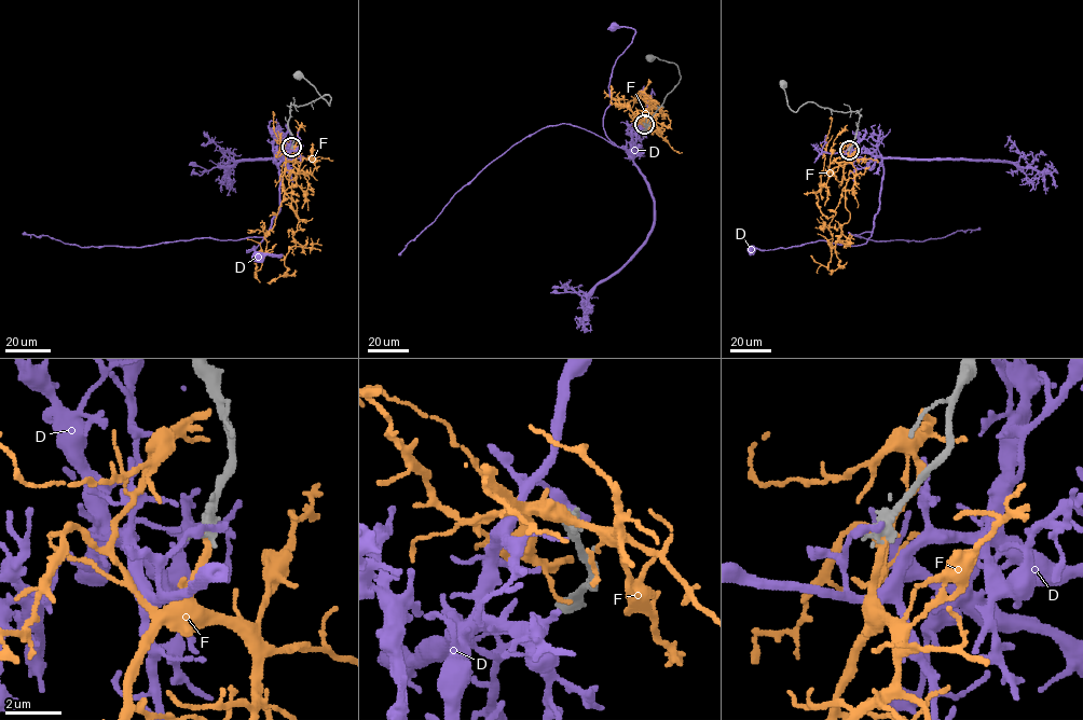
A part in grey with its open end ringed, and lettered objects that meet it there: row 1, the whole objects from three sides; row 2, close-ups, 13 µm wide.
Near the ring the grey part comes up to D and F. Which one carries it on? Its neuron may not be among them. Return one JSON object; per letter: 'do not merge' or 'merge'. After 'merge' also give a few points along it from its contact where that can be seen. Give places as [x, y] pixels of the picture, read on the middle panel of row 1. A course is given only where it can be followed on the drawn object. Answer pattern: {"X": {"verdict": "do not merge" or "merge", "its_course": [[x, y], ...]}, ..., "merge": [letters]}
{"D": {"verdict": "do not merge"}, "F": {"verdict": "merge", "its_course": [[644, 124], [638, 118], [648, 120], [650, 125], [645, 116], [653, 120], [622, 104]]}, "merge": ["F"]}

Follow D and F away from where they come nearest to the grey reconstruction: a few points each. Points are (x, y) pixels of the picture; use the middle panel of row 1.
D: (644, 123), (638, 127), (632, 157), (603, 127), (613, 67), (634, 33), (614, 26)
F: (644, 124), (638, 118), (648, 120), (650, 125), (645, 116), (653, 120), (622, 104)

